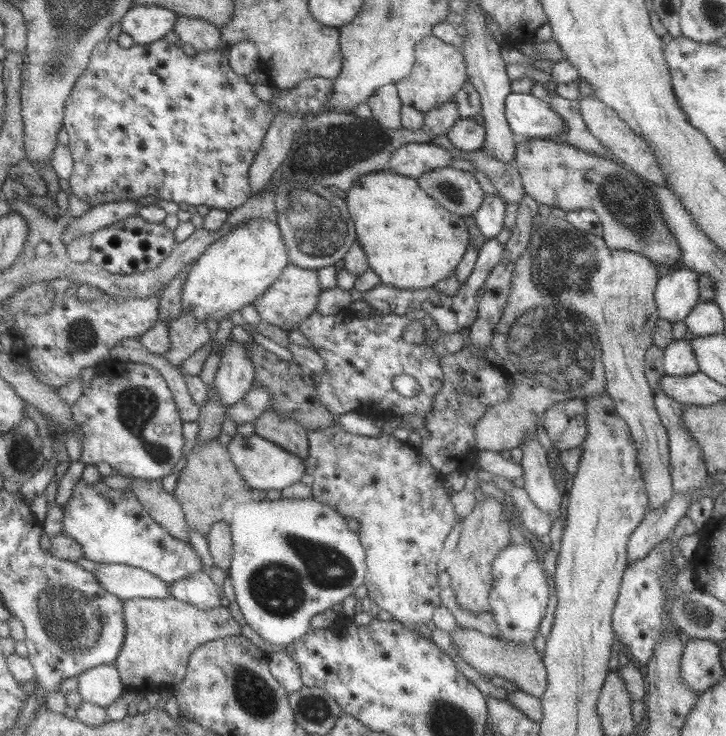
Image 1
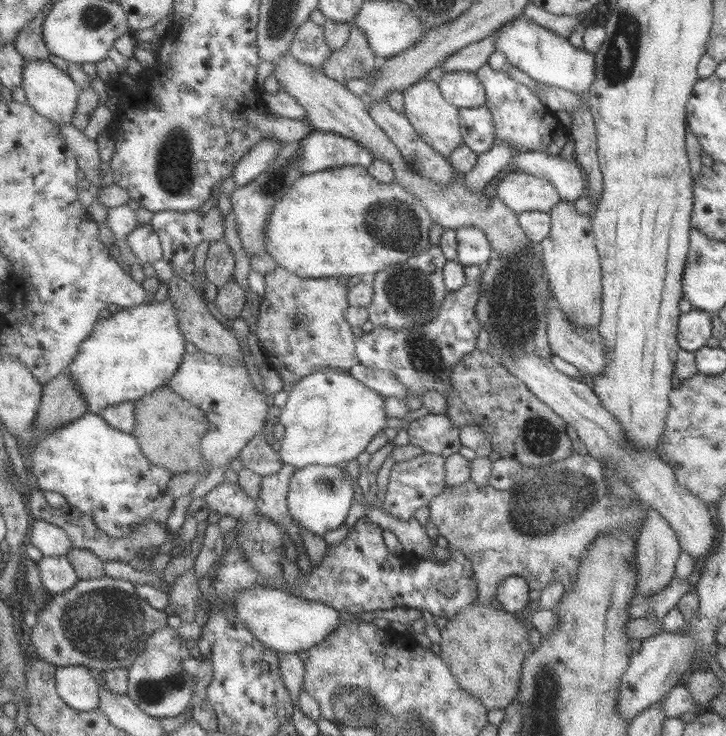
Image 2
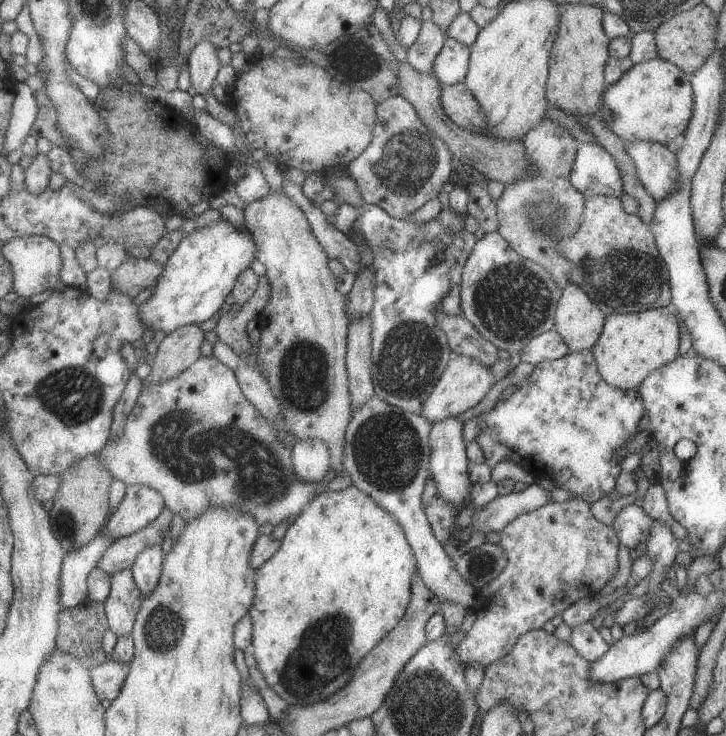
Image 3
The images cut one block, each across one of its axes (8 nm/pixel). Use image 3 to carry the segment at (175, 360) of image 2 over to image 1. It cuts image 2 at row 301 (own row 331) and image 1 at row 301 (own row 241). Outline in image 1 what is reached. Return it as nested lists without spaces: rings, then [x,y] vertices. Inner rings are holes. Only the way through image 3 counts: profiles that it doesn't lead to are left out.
[[[253,219],[237,225],[231,233],[211,244],[207,251],[194,263],[183,286],[183,311],[193,312],[202,322],[207,319],[223,320],[229,313],[243,310],[243,306],[254,305],[291,264],[291,255],[280,227],[280,223],[267,219]]]

